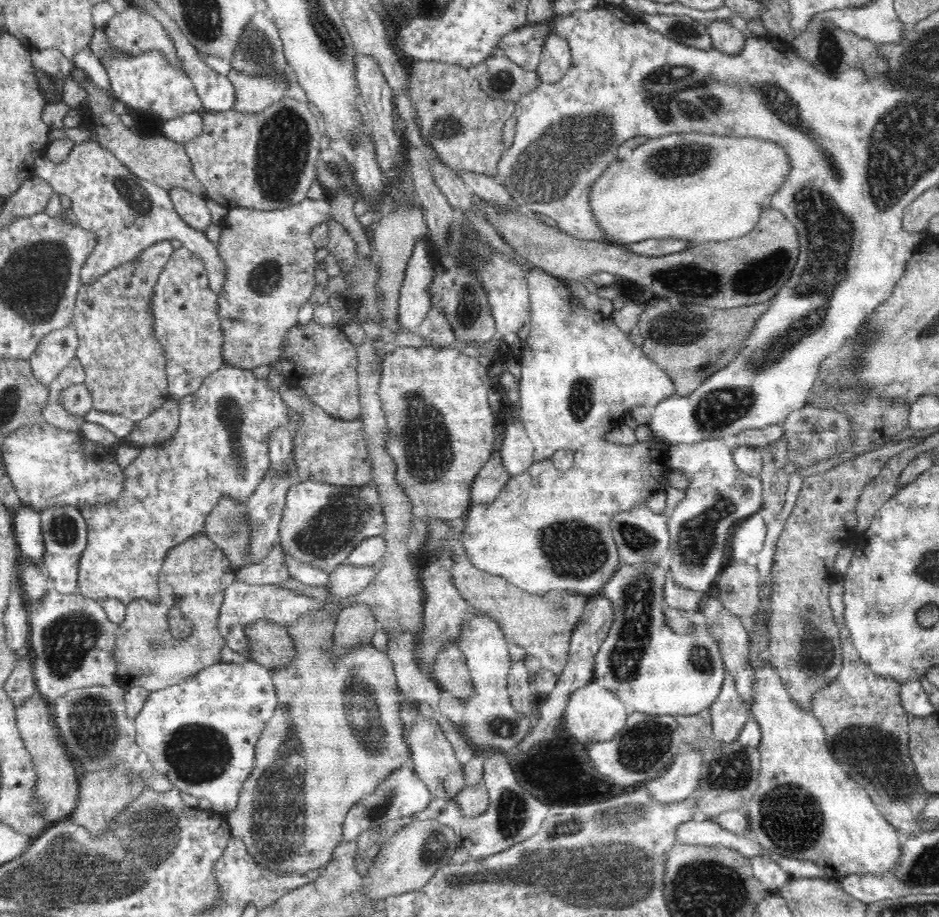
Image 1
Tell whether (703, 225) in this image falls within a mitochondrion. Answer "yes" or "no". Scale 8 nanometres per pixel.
no

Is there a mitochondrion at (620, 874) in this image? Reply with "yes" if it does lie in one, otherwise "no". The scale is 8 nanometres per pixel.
yes

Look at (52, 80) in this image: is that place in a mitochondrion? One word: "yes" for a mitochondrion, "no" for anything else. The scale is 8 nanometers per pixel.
no

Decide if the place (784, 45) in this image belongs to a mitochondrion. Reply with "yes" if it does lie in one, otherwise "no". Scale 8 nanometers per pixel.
no

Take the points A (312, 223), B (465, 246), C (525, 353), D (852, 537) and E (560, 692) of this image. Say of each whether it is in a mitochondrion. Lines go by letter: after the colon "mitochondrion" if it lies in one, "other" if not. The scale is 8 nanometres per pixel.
A: other
B: mitochondrion
C: other
D: other
E: other

